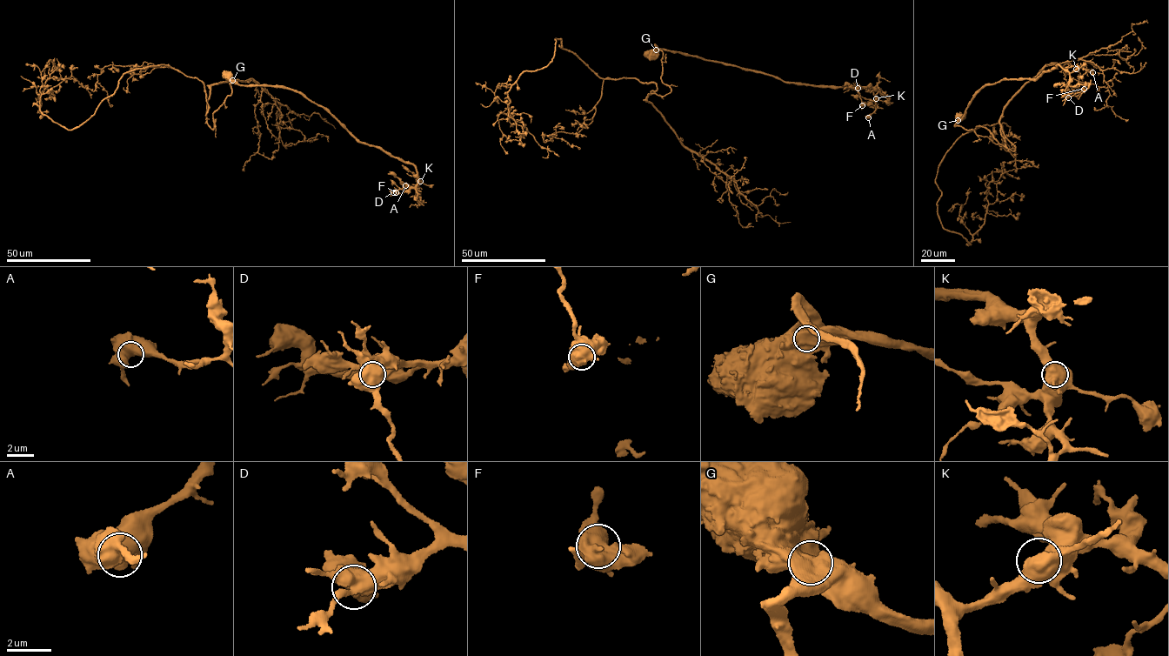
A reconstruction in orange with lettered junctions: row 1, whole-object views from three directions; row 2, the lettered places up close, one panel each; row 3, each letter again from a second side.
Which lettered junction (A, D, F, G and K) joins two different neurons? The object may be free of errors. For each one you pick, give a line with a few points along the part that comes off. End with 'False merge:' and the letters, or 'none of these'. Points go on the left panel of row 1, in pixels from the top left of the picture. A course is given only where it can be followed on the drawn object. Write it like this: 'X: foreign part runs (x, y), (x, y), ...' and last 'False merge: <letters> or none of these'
G: foreign part runs (232, 80), (302, 93), (329, 109), (360, 142), (411, 164), (417, 184), (394, 194), (396, 188)
False merge: G

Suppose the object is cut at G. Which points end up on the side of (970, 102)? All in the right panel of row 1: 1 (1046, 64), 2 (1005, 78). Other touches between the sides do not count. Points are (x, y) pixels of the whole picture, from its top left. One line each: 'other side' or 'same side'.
1: other side
2: same side

